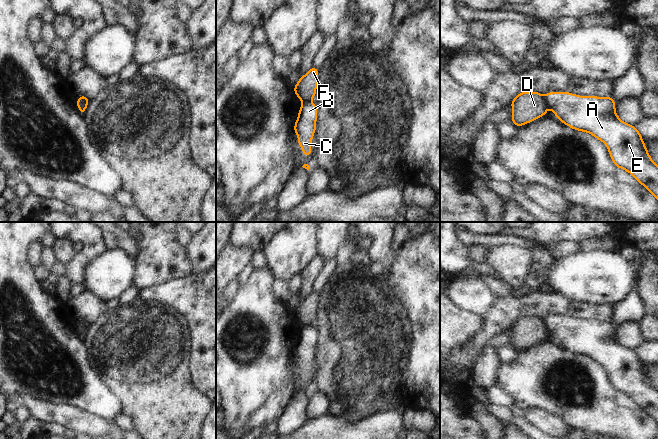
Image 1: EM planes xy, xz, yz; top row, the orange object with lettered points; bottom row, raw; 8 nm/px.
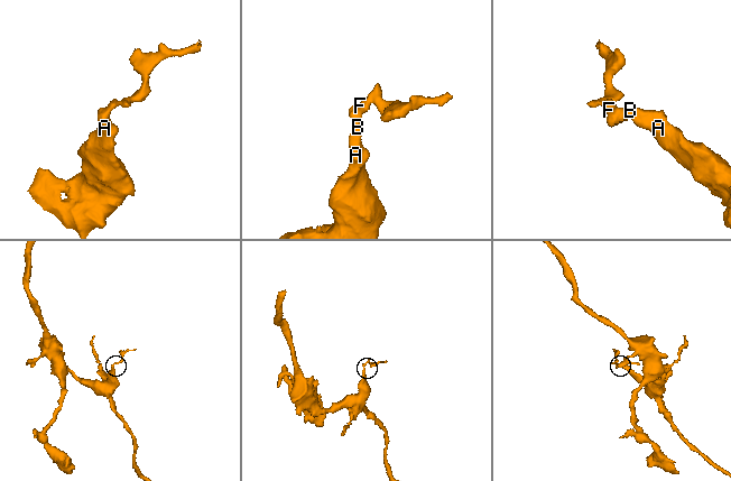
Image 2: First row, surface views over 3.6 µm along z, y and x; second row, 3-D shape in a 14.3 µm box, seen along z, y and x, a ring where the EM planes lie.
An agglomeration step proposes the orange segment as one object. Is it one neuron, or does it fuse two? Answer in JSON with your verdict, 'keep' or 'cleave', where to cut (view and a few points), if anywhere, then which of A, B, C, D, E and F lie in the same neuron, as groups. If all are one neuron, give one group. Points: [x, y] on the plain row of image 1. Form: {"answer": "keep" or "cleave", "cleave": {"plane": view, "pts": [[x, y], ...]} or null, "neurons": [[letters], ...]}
{"answer": "cleave", "cleave": {"plane": "yz", "pts": [[543, 320], [548, 331]]}, "neurons": [["A", "B", "C", "E"], ["D", "F"]]}

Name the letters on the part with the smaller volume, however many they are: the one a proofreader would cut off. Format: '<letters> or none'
D, F

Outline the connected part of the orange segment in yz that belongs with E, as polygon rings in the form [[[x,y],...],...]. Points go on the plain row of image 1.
[[[549,316],[544,320],[544,323],[547,331],[561,346],[575,354],[588,356],[601,364],[608,371],[616,391],[632,398],[658,424],[658,389],[652,385],[636,351],[619,343],[615,335],[615,326],[611,320],[599,322],[577,320],[569,316]]]

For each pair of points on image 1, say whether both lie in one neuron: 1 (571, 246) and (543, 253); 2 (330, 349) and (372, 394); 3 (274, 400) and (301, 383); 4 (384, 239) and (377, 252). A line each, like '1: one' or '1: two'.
1: two
2: one
3: one
4: one

